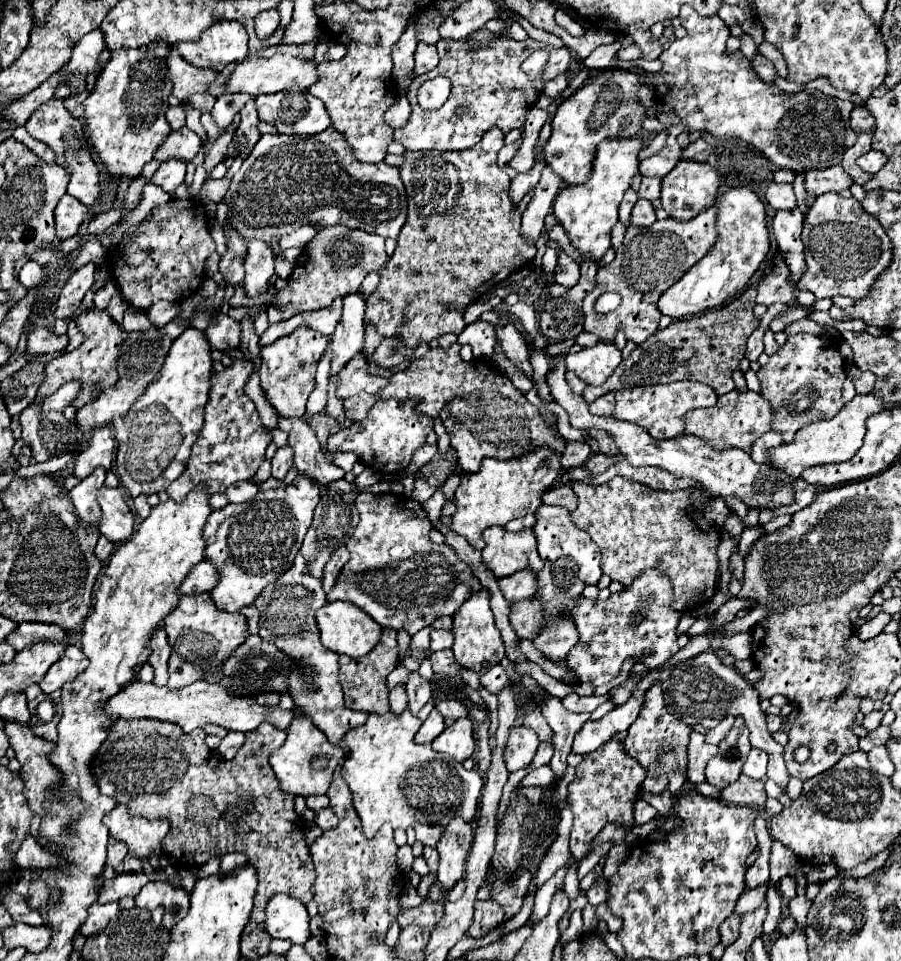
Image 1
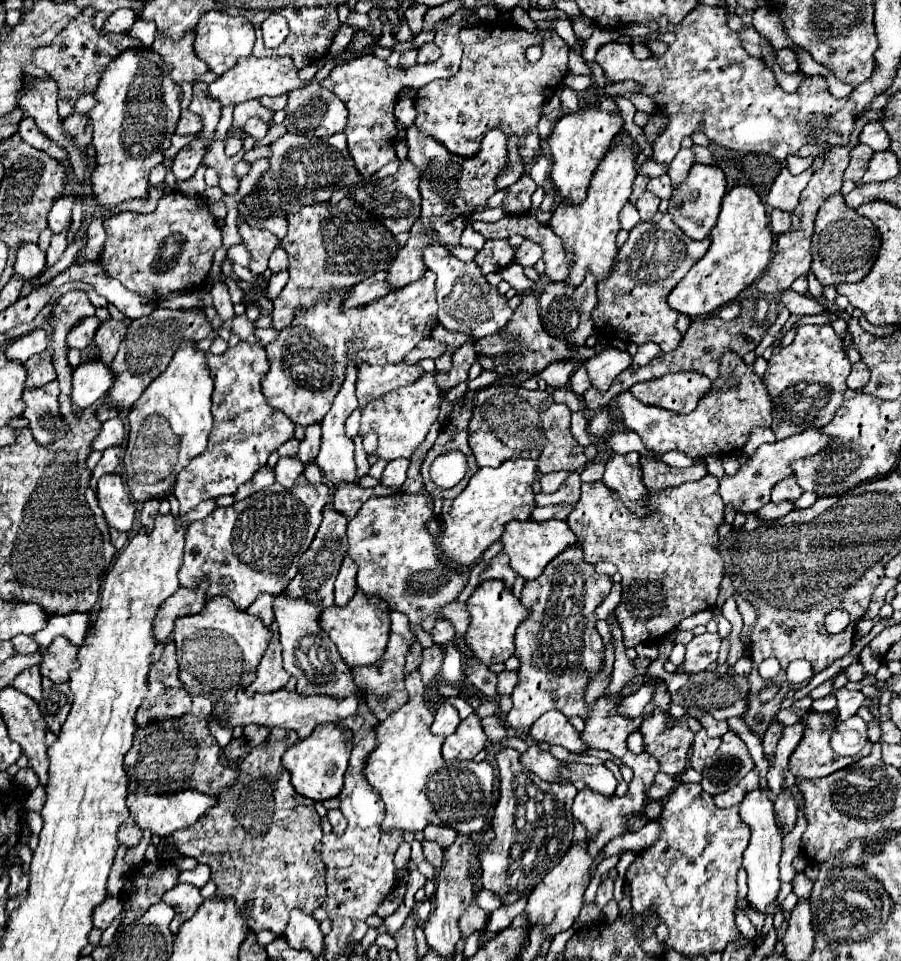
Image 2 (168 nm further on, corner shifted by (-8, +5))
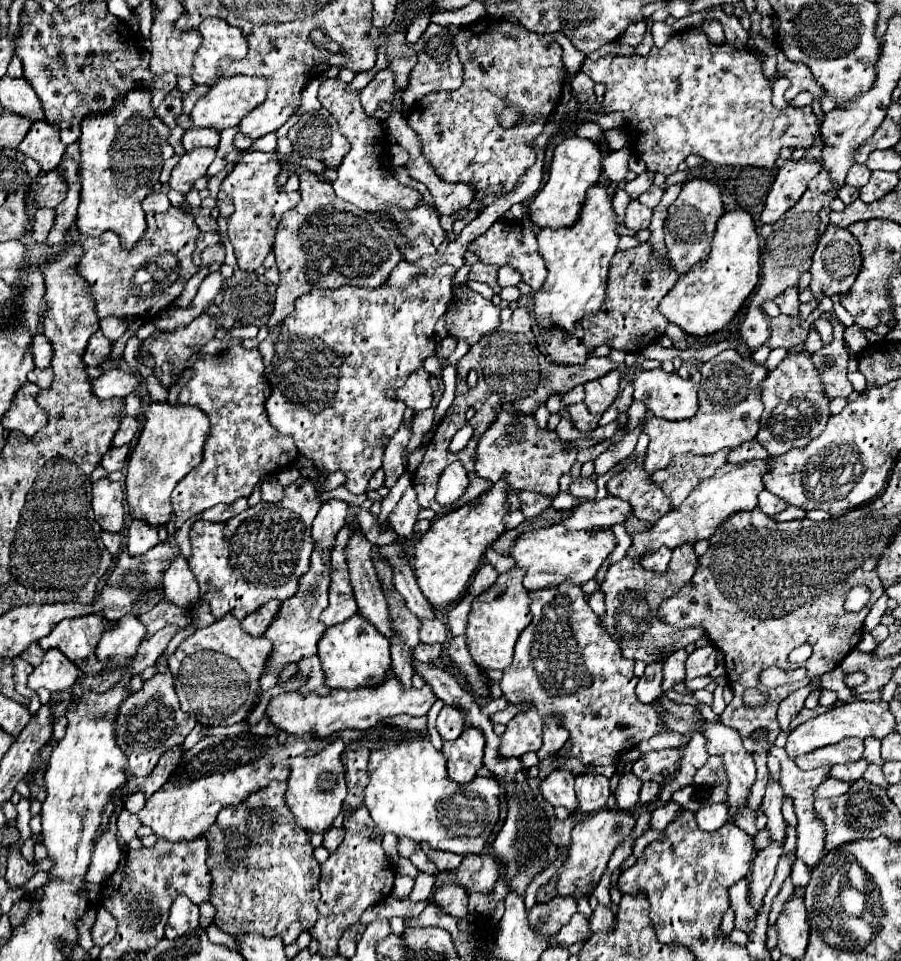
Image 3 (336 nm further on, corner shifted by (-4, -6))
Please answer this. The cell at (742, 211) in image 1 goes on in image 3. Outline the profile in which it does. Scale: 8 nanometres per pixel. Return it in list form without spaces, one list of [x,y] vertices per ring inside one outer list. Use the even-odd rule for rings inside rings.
[[[735,209],[719,219],[711,253],[705,263],[695,265],[687,275],[679,277],[675,287],[663,297],[661,313],[679,325],[689,337],[709,337],[721,333],[739,313],[749,293],[759,281],[759,237],[749,213]]]

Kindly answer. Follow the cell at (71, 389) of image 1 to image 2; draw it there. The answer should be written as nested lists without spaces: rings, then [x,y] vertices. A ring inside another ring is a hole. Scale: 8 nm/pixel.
[[[101,360],[81,362],[73,372],[73,390],[71,390],[71,406],[73,410],[83,410],[95,404],[105,396],[109,386],[113,384],[111,368],[107,368]]]

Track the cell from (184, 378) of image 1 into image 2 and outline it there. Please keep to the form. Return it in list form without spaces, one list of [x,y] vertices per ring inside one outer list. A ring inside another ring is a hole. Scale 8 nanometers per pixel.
[[[183,344],[179,352],[171,358],[171,364],[163,374],[159,374],[143,396],[129,408],[127,422],[129,422],[129,440],[127,450],[123,456],[123,466],[127,474],[127,486],[131,496],[137,502],[145,502],[149,498],[167,498],[173,490],[177,474],[207,448],[207,438],[213,426],[211,416],[211,394],[213,394],[213,380],[209,376],[205,352],[197,350],[197,344]]]

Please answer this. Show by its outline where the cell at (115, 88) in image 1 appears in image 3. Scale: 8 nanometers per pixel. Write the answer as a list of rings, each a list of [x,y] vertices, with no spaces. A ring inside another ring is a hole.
[[[131,91],[115,103],[111,113],[91,115],[81,123],[81,203],[77,211],[77,229],[81,235],[99,237],[103,231],[113,231],[119,235],[121,247],[131,249],[145,233],[147,221],[141,201],[159,181],[163,161],[175,153],[167,143],[171,129],[155,117],[149,101],[151,95],[145,91]]]

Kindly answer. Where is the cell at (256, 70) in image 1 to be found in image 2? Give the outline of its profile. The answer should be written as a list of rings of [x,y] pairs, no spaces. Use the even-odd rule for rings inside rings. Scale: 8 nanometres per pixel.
[[[247,56],[239,60],[239,64],[235,64],[235,68],[231,68],[227,74],[219,76],[213,84],[209,84],[209,94],[217,98],[223,106],[227,106],[253,100],[259,96],[281,96],[303,86],[307,86],[307,82],[299,78],[299,70],[295,68],[289,56],[263,56],[263,58]]]

